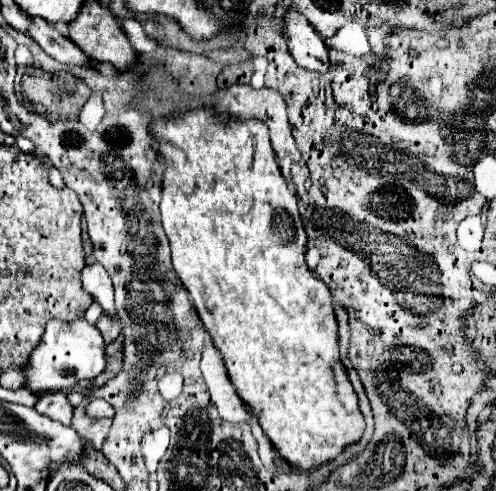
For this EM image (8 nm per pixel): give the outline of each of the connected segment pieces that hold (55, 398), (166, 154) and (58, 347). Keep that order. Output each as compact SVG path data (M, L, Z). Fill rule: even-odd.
M48 393L44 397L38 397L38 403L34 405L38 413L52 417L54 421L60 421L64 425L70 425L72 421L72 405L66 399L66 393Z
M198 107L192 111L176 113L170 119L152 119L148 125L150 133L158 141L158 155L164 161L170 161L170 167L164 169L162 175L162 203L160 203L160 213L162 213L162 227L168 235L170 241L170 251L172 251L172 265L174 271L178 273L180 281L188 289L192 303L208 329L212 341L216 343L218 351L224 355L224 365L230 375L230 381L234 383L238 395L250 405L250 409L258 415L258 421L272 441L274 449L280 453L282 459L286 459L290 465L296 465L300 469L312 469L318 467L330 459L334 459L344 445L354 443L362 437L364 433L364 417L358 409L358 397L348 381L348 373L338 357L338 329L336 329L336 315L334 315L334 305L328 287L314 277L314 273L308 269L304 263L304 253L306 253L306 233L300 225L300 213L298 213L298 199L296 195L288 189L288 181L280 173L276 153L270 145L268 137L268 127L262 121L248 119L248 121L238 121L230 115L218 115L212 107Z
M84 317L76 321L56 321L52 319L46 327L46 333L40 345L30 355L30 365L26 367L28 383L26 387L36 391L62 391L76 385L80 379L94 379L106 367L104 361L104 339L100 331L90 325Z

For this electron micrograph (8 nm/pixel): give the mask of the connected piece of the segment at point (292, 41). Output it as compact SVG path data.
M288 9L286 17L282 19L282 25L288 37L288 51L294 57L294 61L304 69L326 73L330 63L328 49L310 25L310 21L302 13Z

